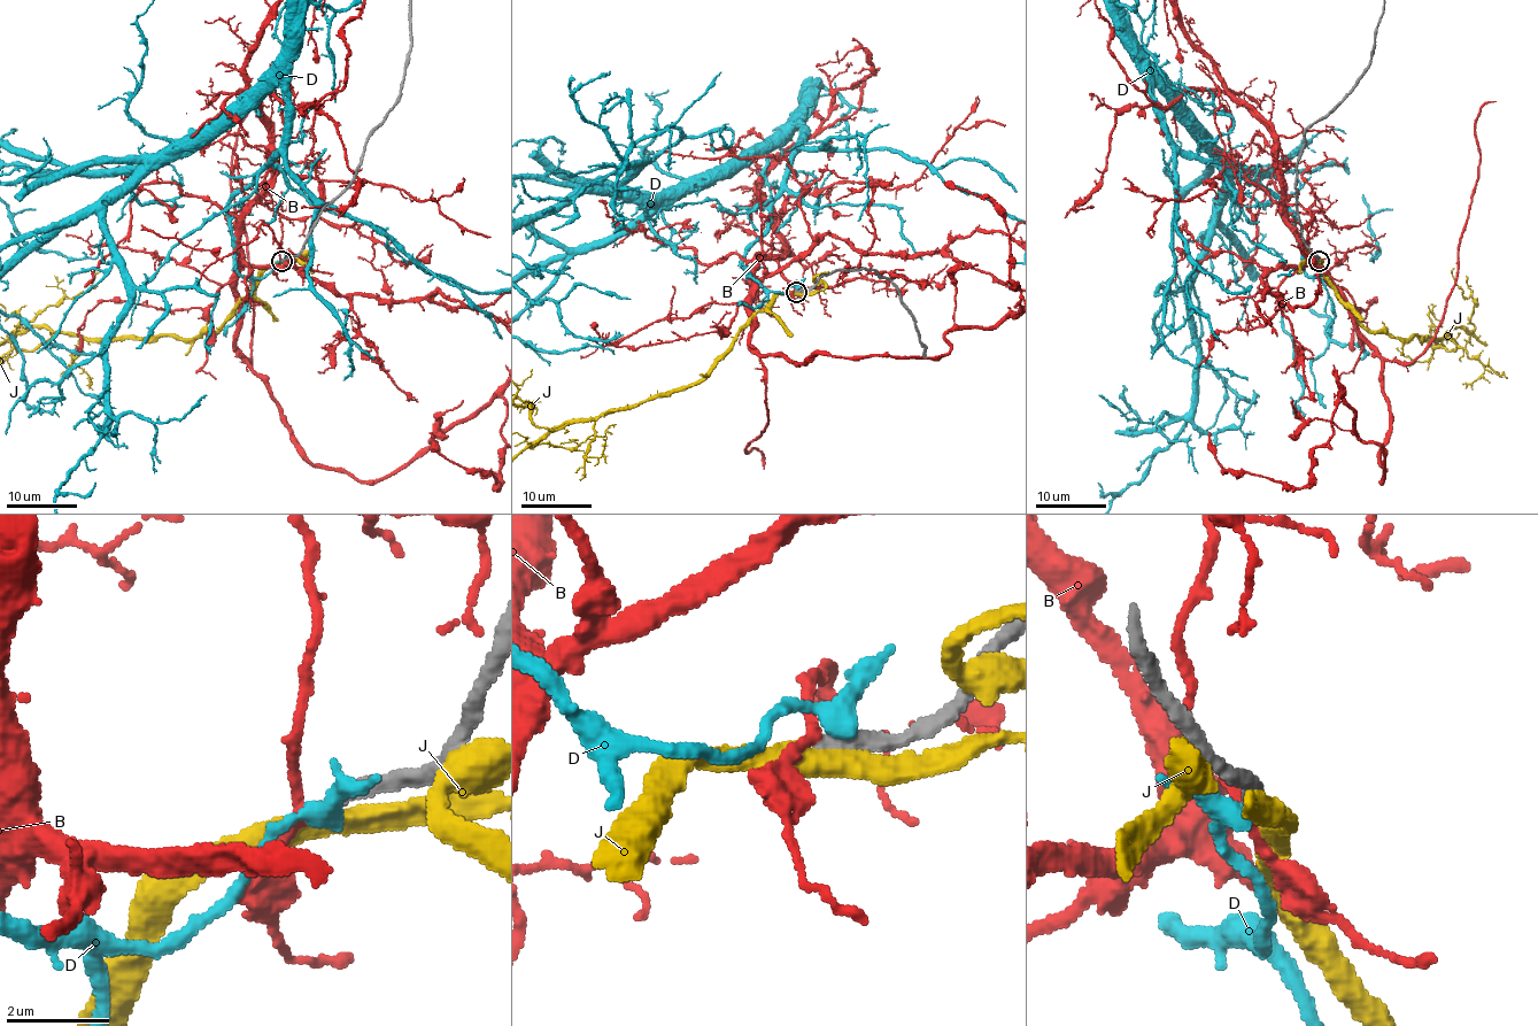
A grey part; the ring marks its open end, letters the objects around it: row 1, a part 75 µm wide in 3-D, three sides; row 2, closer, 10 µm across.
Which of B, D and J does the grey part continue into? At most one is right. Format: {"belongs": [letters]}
{"belongs": ["J"]}

